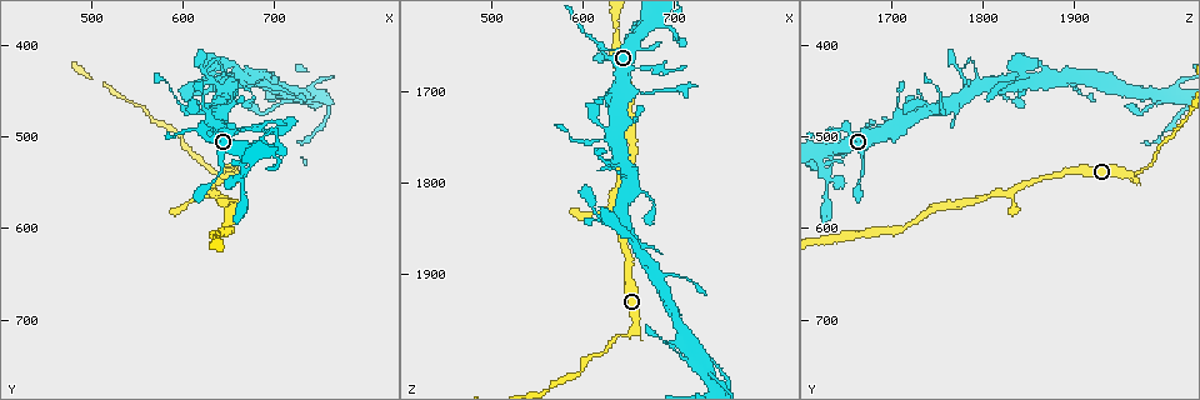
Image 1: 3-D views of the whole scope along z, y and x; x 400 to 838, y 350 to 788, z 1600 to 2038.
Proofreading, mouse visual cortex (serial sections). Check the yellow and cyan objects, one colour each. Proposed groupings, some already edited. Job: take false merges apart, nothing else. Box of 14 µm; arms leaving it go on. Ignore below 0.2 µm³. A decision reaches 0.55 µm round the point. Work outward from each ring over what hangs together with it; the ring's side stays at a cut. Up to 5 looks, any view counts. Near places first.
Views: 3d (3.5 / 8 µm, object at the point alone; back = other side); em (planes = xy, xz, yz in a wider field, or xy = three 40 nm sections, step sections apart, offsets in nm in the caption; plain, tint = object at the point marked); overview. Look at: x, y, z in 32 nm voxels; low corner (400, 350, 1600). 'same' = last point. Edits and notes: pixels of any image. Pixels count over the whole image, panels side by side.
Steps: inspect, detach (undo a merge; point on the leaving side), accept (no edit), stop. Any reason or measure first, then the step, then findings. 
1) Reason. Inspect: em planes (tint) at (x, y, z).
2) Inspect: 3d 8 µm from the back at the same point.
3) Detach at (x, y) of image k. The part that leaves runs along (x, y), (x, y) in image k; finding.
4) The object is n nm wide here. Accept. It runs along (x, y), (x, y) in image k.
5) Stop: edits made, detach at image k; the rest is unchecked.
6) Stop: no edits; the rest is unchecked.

Closes a loop. Inspect: 3d 8 µm at (625, 425, 1775).

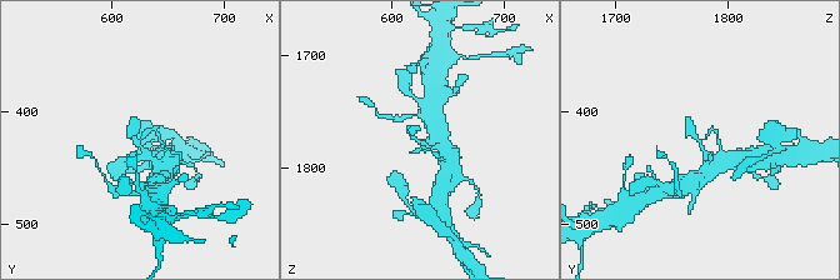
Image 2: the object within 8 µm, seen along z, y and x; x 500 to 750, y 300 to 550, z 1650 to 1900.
Zoom in. Inspect: 3d 3.5 µm at (622, 426, 1774).

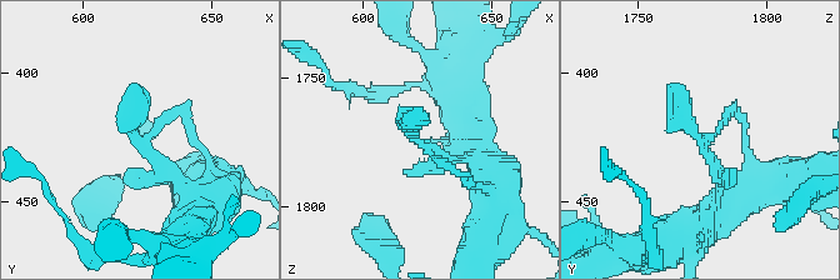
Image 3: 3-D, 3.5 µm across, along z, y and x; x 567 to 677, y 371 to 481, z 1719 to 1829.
Need the tissue. Inspect: em planes (tint) at (624, 428, 1775).

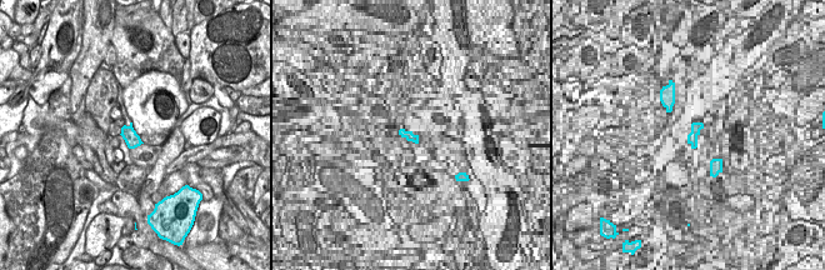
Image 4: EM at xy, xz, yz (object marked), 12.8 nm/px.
Accept. Continuous, no second cell.

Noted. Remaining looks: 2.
Sharp bend. Inspect: 3d 3.5 µm at (650, 540, 1960).

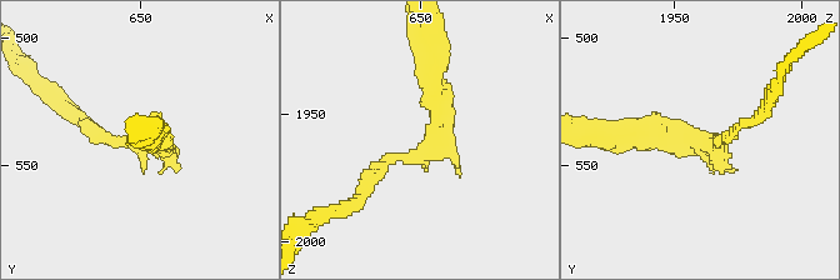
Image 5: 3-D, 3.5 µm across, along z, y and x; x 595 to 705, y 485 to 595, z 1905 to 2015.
Now the EM. Inspect: em xy step 1 (tint) at (655, 541, 1961).

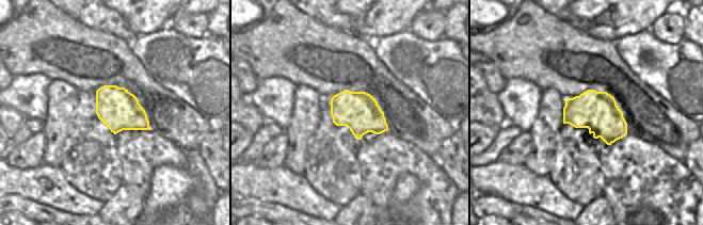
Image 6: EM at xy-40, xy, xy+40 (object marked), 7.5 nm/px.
Accept. It runs along (624, 135), (718, 143), (746, 124) in image 5; all the same cell.

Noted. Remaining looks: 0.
Stop: no edits; the rest is unchecked.

